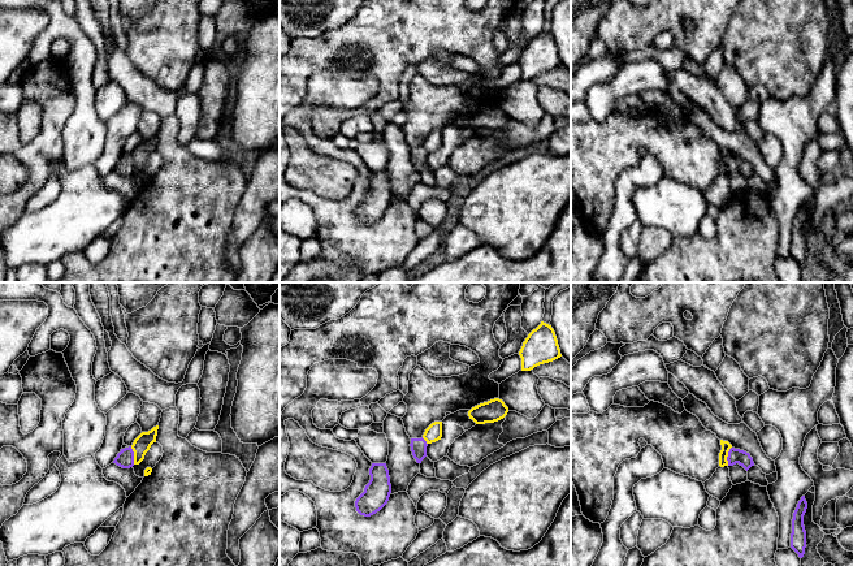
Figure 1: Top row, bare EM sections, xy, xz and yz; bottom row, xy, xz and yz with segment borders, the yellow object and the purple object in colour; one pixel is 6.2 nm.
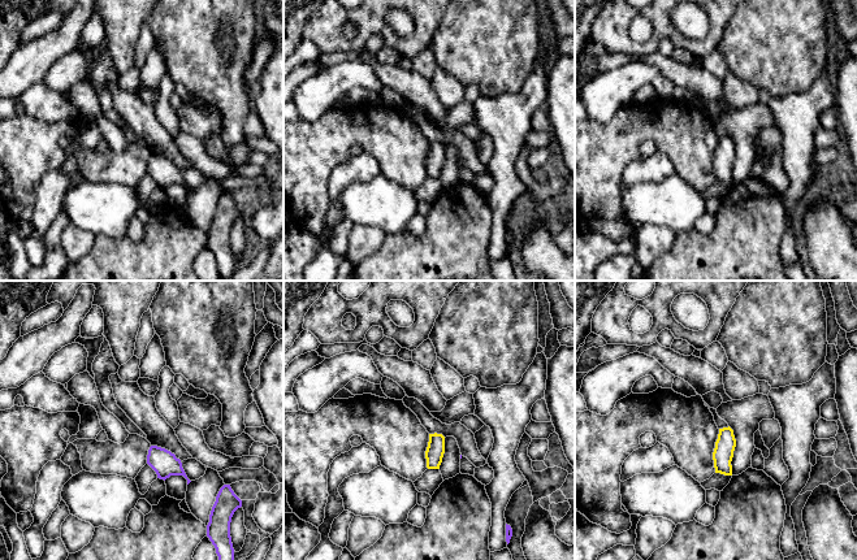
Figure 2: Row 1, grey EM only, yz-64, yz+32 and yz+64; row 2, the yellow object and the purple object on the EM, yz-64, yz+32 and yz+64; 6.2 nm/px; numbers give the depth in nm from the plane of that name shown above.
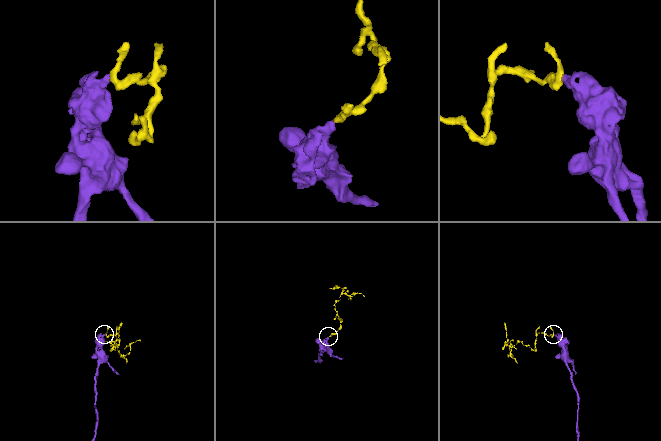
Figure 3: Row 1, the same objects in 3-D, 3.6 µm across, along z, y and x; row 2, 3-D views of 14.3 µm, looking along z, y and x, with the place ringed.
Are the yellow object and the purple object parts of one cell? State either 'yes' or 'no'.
no

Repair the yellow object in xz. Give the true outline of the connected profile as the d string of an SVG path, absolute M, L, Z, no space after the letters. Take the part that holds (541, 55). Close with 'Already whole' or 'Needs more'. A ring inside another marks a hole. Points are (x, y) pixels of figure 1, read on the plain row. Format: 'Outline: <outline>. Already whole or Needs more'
Outline: M541 30L523 51L519 64L521 66L521 79L531 79L540 73L560 66L560 57L551 34Z. Already whole

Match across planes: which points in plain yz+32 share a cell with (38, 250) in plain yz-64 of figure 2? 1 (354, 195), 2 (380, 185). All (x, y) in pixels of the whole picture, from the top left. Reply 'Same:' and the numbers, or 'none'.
Same: none

